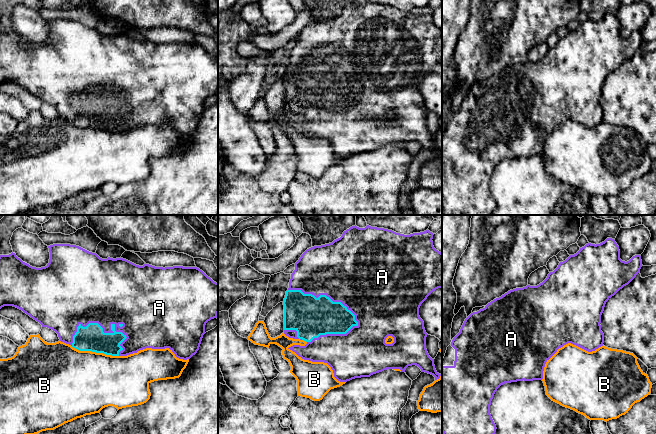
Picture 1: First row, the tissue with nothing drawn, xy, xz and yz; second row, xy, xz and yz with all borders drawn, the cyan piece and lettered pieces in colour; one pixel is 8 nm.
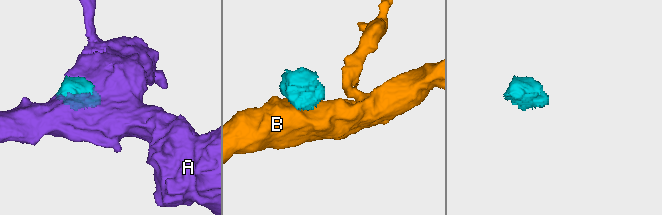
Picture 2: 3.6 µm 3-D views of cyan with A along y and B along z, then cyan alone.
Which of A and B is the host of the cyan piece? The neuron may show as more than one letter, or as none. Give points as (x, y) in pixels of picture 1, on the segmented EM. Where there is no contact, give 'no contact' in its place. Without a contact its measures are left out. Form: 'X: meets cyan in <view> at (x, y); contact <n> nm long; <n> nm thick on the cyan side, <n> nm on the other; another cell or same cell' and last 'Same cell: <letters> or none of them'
A: meets cyan in xz at (325, 295); contact 650 nm long; 320 nm thick on the cyan side, 500 nm on the other; same cell
B: meets cyan in xy at (95, 351); contact 400 nm long; 200 nm thick on the cyan side, 480 nm on the other; another cell
Same cell: A

